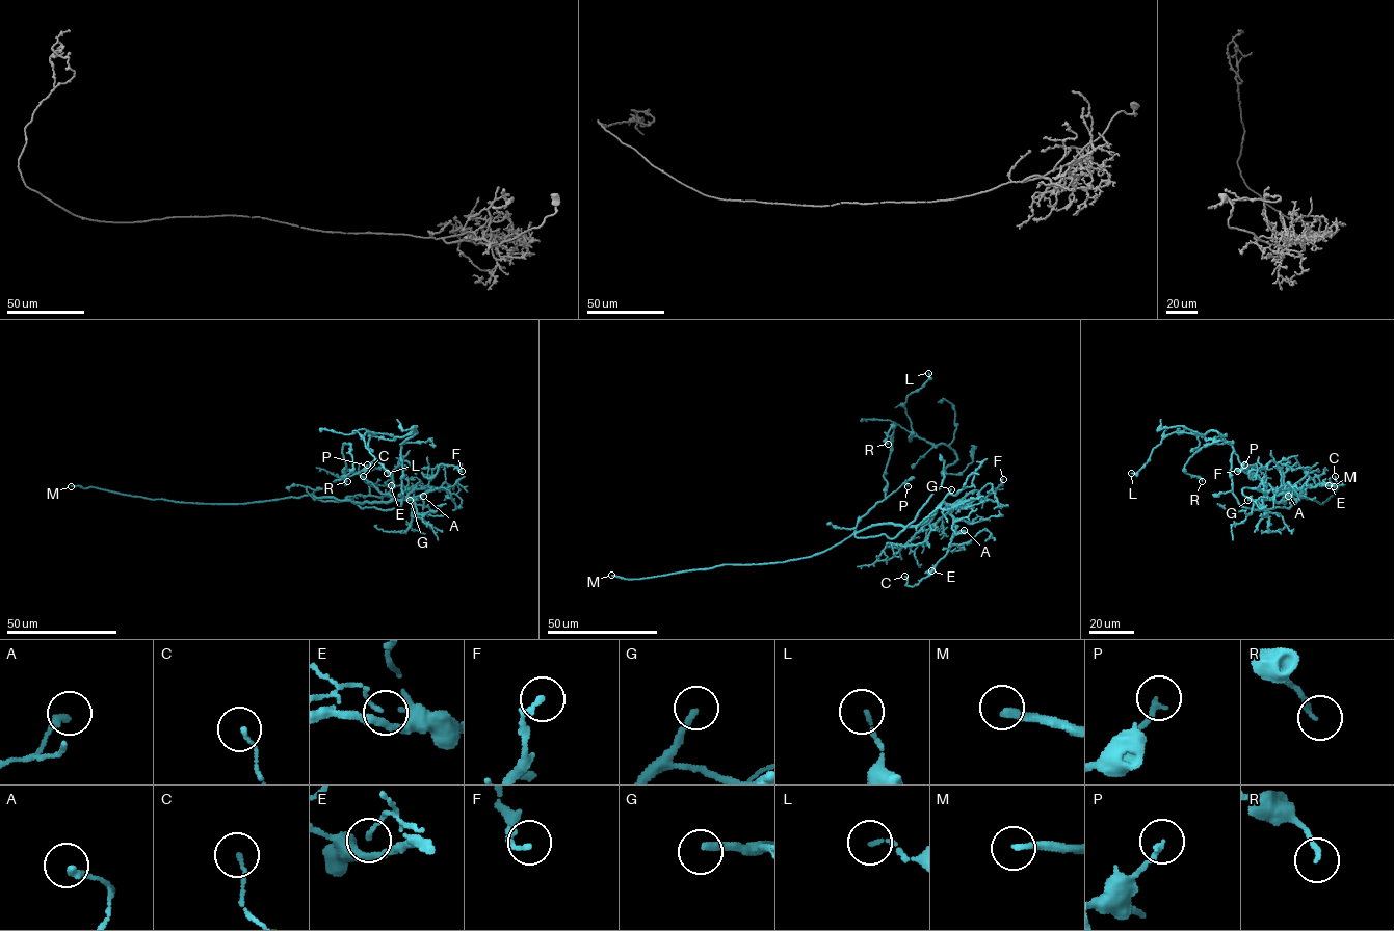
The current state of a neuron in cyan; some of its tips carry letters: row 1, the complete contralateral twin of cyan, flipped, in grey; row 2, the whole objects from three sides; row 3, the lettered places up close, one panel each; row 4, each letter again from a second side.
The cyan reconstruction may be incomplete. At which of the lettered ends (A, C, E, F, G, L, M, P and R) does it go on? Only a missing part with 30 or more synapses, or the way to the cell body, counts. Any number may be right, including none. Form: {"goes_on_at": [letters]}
{"goes_on_at": ["G", "M"]}

